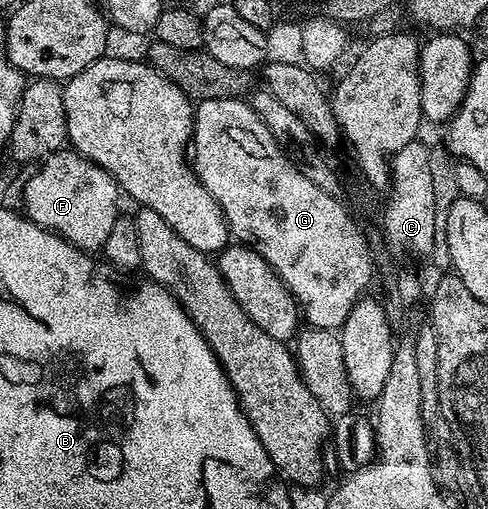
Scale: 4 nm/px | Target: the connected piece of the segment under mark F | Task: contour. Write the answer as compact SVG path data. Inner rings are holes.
M72 150L51 153L40 161L37 169L25 184L24 215L83 252L93 254L96 248L104 249L107 234L111 234L111 226L115 226L119 215L116 180L109 177L107 170Z

